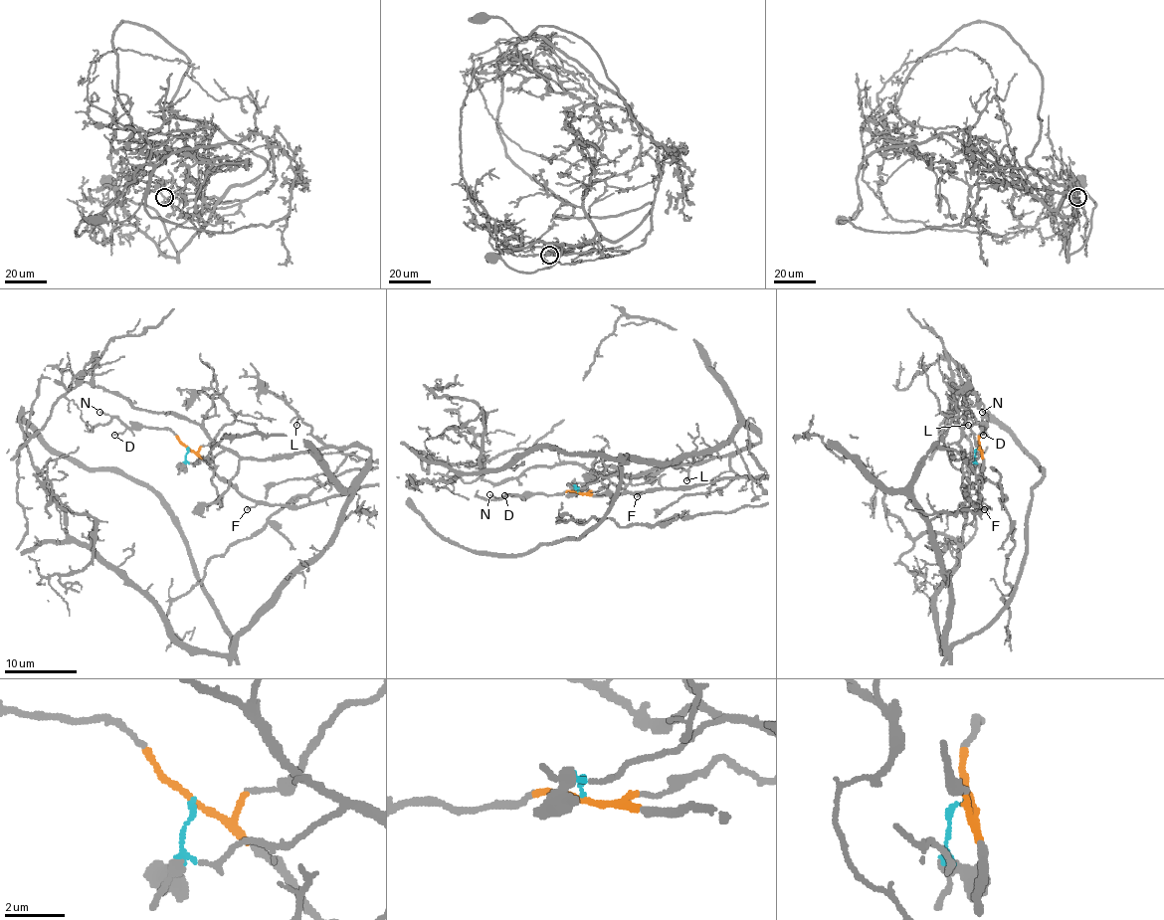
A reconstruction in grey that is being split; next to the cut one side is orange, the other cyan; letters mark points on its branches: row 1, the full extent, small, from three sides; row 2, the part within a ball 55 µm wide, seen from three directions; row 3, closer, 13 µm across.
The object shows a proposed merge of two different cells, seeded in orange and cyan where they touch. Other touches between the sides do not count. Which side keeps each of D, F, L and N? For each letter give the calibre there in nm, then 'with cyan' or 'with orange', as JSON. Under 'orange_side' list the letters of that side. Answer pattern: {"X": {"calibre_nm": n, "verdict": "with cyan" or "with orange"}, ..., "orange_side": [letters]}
{"D": {"calibre_nm": 130, "verdict": "with orange"}, "F": {"calibre_nm": 90, "verdict": "with orange"}, "L": {"calibre_nm": 120, "verdict": "with cyan"}, "N": {"calibre_nm": 130, "verdict": "with orange"}, "orange_side": ["D", "F", "N"]}

